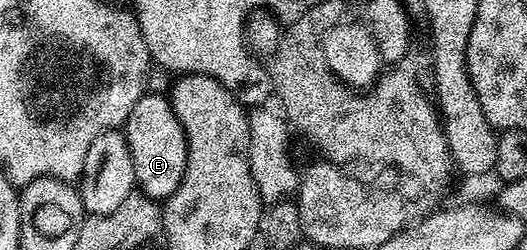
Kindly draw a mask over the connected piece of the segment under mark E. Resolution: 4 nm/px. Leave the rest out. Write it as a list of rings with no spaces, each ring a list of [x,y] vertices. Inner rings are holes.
[[[144,94],[132,106],[124,131],[128,150],[132,154],[132,170],[135,185],[143,196],[155,202],[164,202],[180,186],[186,169],[186,135],[165,95]]]

